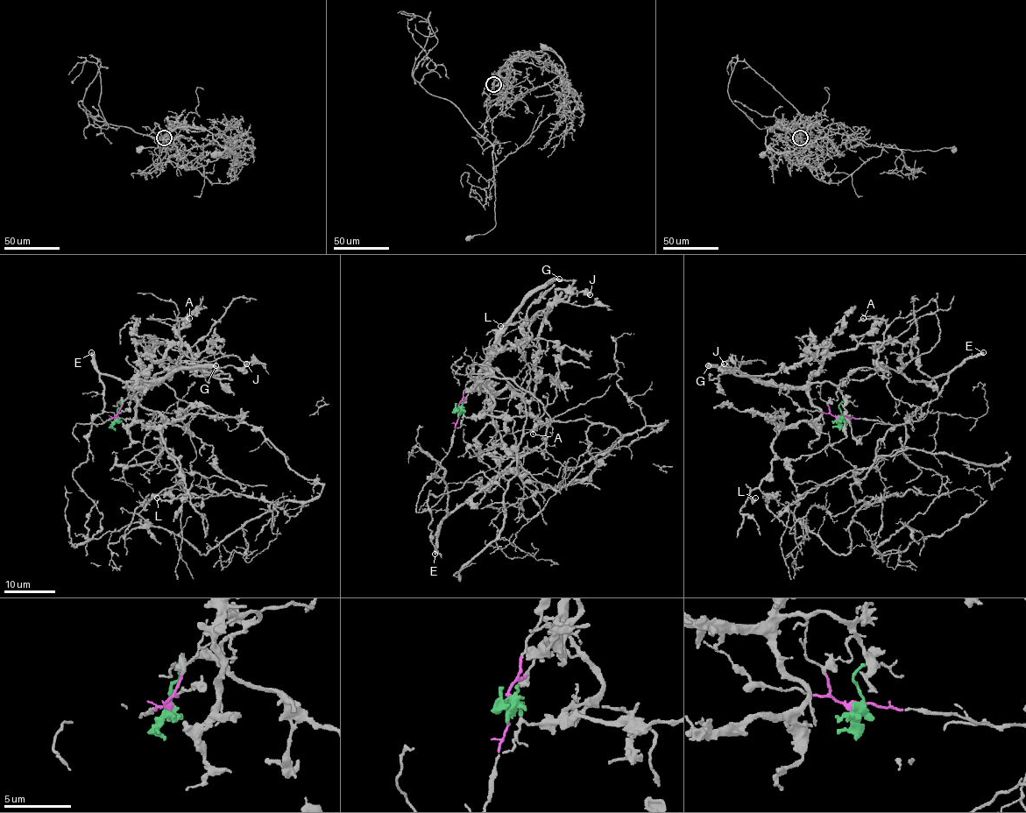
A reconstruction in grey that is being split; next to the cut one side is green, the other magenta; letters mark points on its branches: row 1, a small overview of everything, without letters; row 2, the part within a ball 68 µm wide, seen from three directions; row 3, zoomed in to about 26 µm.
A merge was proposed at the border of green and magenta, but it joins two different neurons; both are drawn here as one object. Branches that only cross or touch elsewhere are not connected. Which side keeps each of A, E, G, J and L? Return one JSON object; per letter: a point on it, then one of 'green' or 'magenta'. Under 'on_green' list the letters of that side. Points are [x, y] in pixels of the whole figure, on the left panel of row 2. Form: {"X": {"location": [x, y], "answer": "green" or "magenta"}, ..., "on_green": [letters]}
{"A": {"location": [189, 318], "answer": "magenta"}, "E": {"location": [91, 352], "answer": "magenta"}, "G": {"location": [215, 365], "answer": "green"}, "J": {"location": [246, 364], "answer": "green"}, "L": {"location": [157, 498], "answer": "green"}, "on_green": ["G", "J", "L"]}

